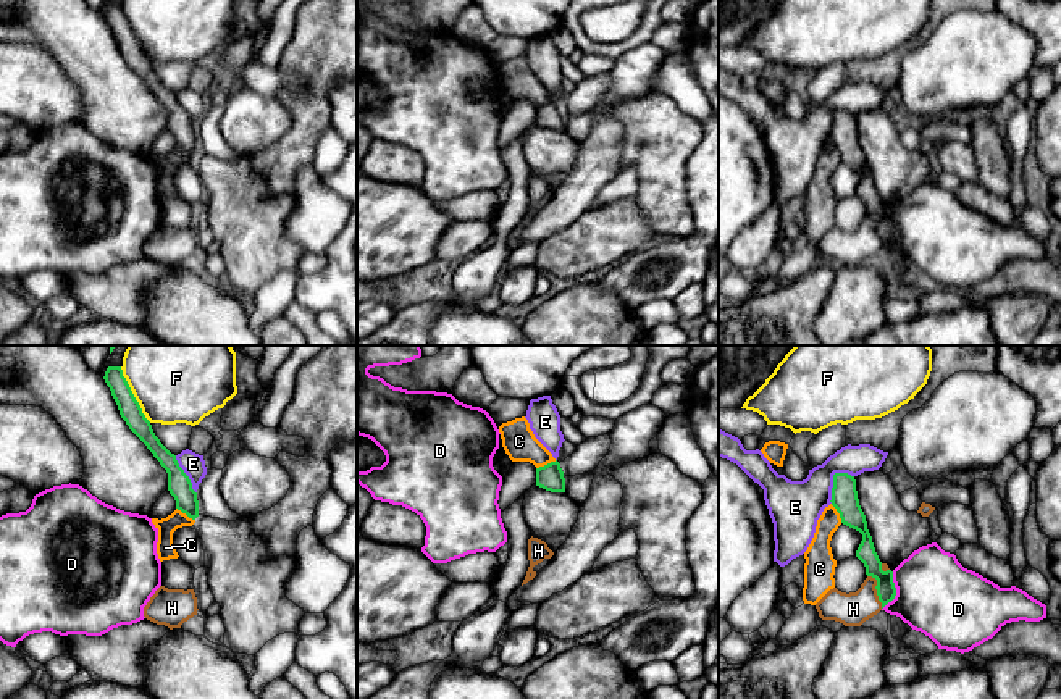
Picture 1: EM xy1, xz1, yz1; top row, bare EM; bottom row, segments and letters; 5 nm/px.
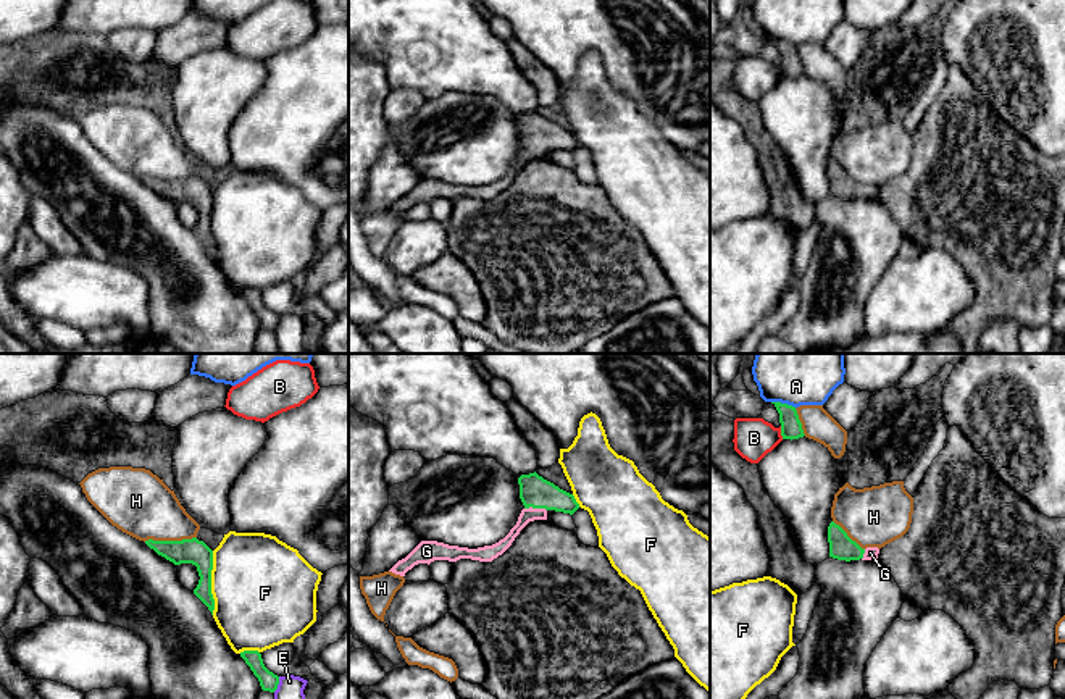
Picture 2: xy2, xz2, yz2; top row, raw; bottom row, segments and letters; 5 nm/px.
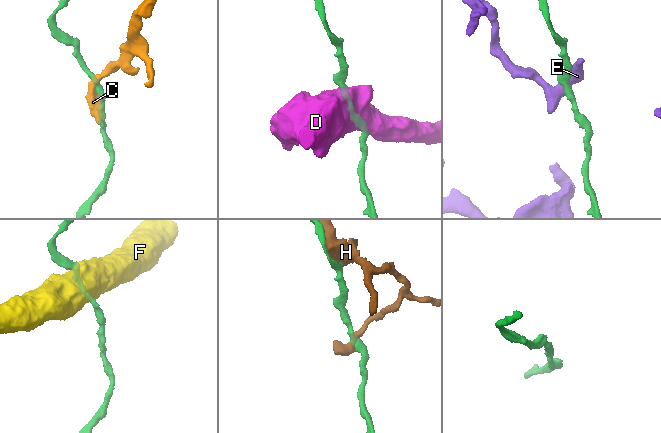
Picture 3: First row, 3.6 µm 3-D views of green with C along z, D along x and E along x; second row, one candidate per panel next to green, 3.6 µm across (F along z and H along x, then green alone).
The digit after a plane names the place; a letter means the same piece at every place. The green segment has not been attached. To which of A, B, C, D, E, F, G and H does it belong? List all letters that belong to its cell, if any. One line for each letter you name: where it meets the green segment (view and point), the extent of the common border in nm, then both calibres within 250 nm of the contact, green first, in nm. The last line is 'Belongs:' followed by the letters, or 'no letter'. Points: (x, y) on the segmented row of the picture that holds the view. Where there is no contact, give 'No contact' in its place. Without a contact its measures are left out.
G: Touches green at xz2 (536, 507). Shared border 110 nm. Thickness 160 nm (green) against 70 nm
Belongs: G

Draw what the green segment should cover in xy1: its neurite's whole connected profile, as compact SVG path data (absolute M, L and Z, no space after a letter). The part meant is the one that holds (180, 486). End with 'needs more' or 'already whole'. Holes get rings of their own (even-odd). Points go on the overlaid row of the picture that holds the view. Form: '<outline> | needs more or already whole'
M108 366L103 379L111 391L121 418L166 470L168 491L176 500L176 509L195 520L199 517L197 492L192 489L189 476L179 467L176 455L155 436L150 421L142 413L139 402L123 376L121 366Z | already whole

